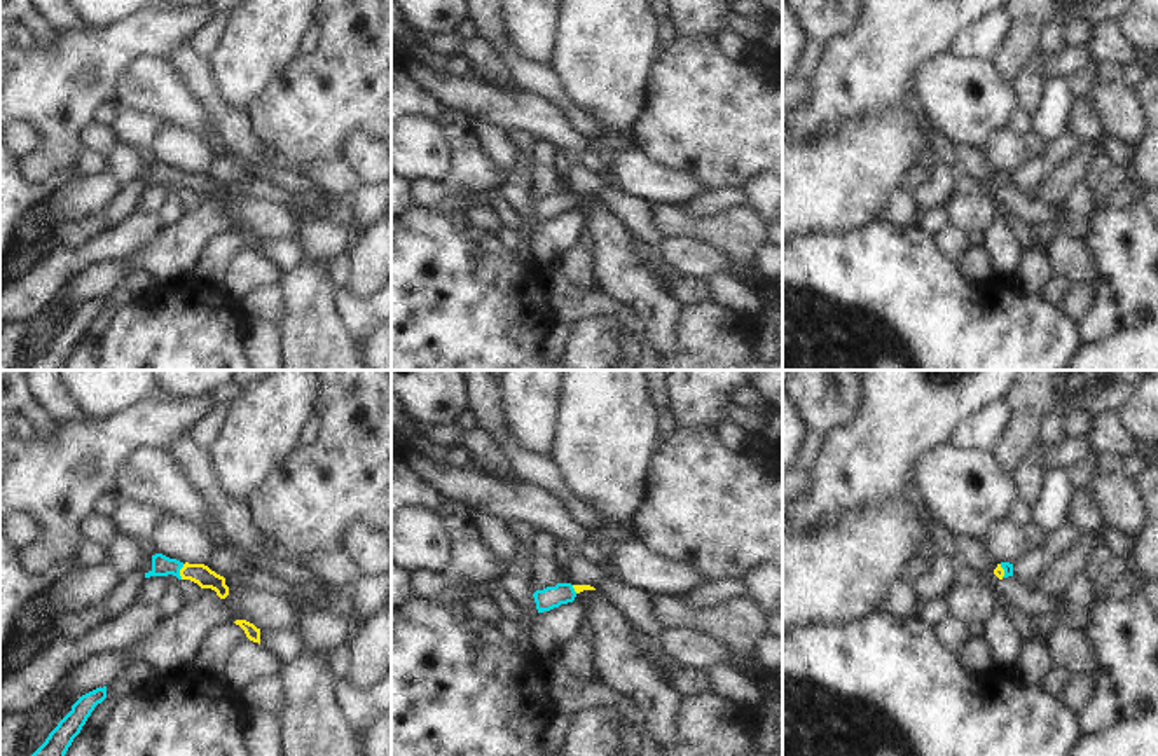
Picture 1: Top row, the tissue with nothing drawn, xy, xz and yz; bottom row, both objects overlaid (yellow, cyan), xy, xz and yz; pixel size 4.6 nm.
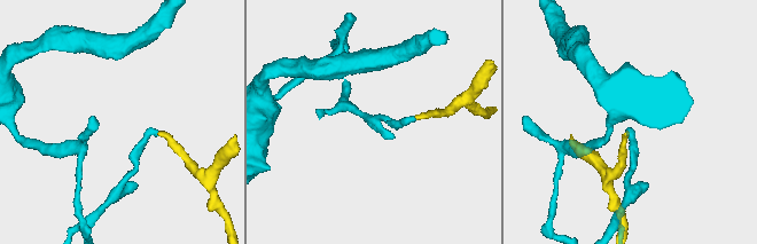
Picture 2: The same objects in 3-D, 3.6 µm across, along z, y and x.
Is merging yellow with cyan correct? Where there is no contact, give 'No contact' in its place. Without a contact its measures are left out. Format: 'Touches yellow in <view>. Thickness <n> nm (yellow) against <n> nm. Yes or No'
Touches yellow in xy. Thickness 90 nm (yellow) against 100 nm. Yes

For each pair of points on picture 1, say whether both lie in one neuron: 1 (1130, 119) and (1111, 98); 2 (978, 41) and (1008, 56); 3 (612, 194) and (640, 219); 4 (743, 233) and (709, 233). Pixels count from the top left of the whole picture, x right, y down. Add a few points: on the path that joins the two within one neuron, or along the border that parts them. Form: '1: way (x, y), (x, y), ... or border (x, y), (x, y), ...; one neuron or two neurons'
1: way (1125, 114), (1115, 103); one neuron
2: border (1013, 18), (1006, 39), (992, 61); two neurons
3: way (619, 201), (633, 212); one neuron
4: way (734, 233), (718, 233); one neuron

